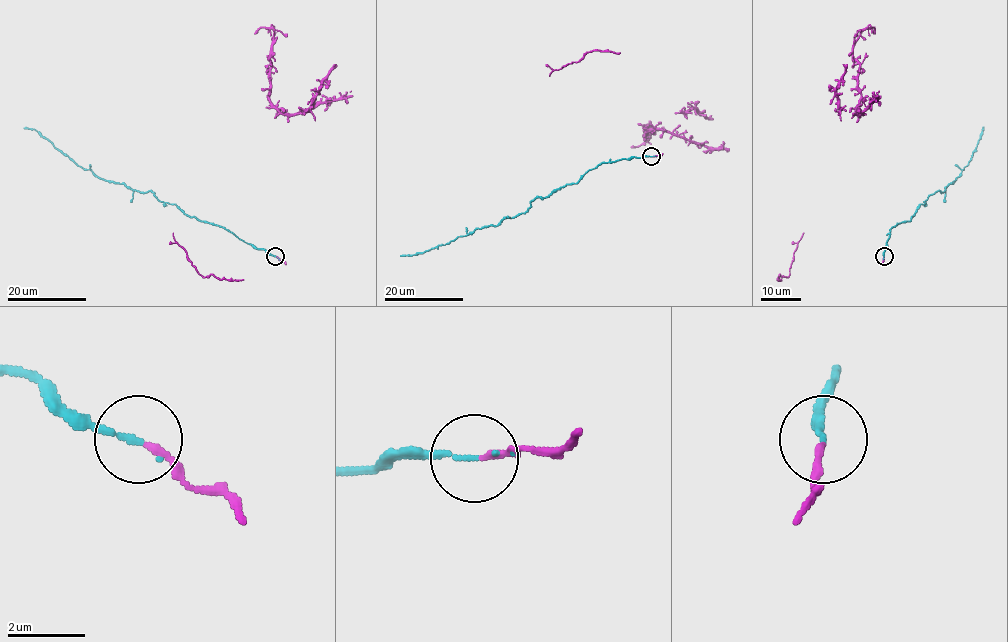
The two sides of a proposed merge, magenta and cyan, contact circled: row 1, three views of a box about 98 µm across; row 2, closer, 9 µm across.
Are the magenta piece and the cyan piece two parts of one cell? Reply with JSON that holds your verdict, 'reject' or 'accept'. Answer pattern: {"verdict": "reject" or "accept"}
{"verdict": "accept"}

